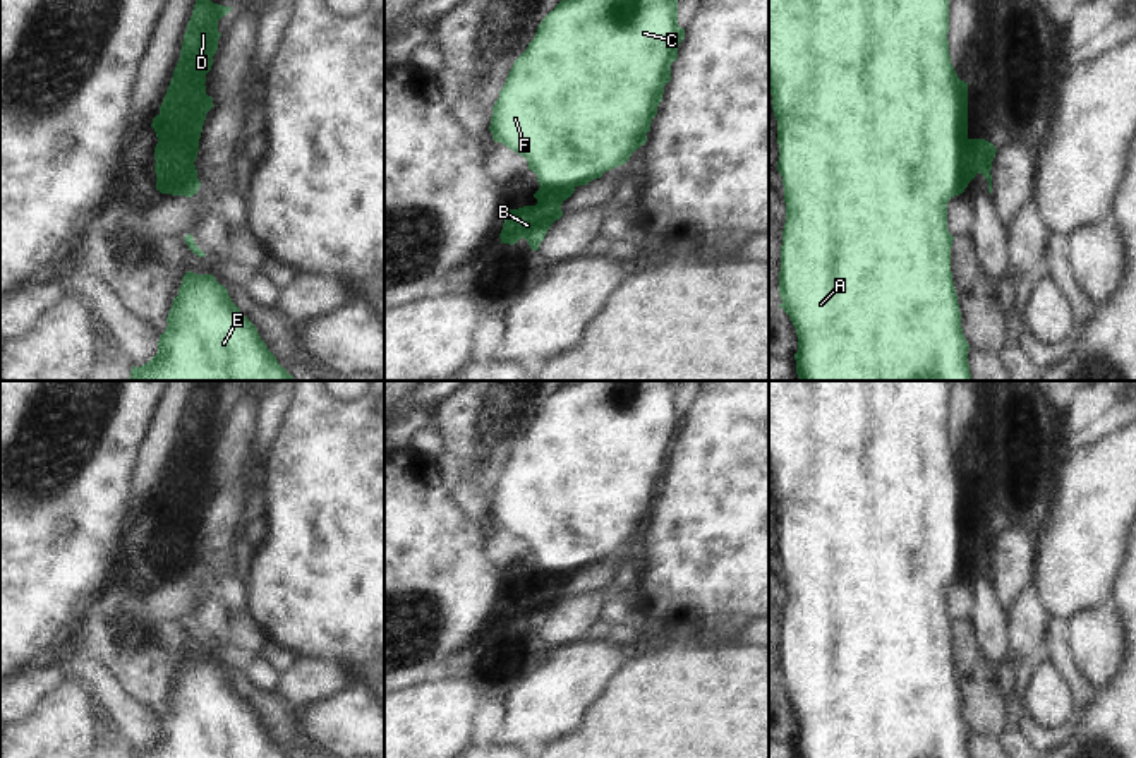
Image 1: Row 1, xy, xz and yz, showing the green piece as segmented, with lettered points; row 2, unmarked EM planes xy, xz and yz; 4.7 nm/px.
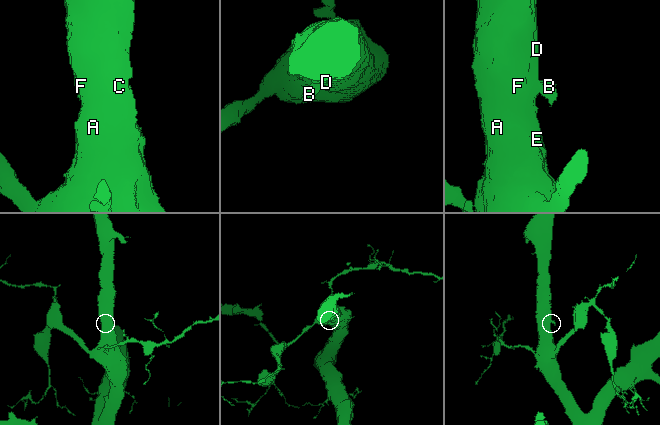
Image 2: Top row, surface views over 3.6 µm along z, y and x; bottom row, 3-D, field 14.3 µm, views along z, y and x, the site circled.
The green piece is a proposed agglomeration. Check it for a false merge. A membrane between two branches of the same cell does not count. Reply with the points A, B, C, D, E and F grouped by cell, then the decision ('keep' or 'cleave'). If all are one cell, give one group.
groups A C D E F / B; cleave

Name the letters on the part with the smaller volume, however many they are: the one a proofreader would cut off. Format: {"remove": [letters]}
{"remove": ["B"]}

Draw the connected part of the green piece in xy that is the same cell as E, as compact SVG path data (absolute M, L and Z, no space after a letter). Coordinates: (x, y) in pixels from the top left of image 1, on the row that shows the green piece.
M184 274L166 322L158 353L141 367L132 365L129 381L295 381L213 274Z

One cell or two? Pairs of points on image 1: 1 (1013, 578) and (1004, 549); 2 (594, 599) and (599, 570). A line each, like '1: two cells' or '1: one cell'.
1: one cell
2: two cells

